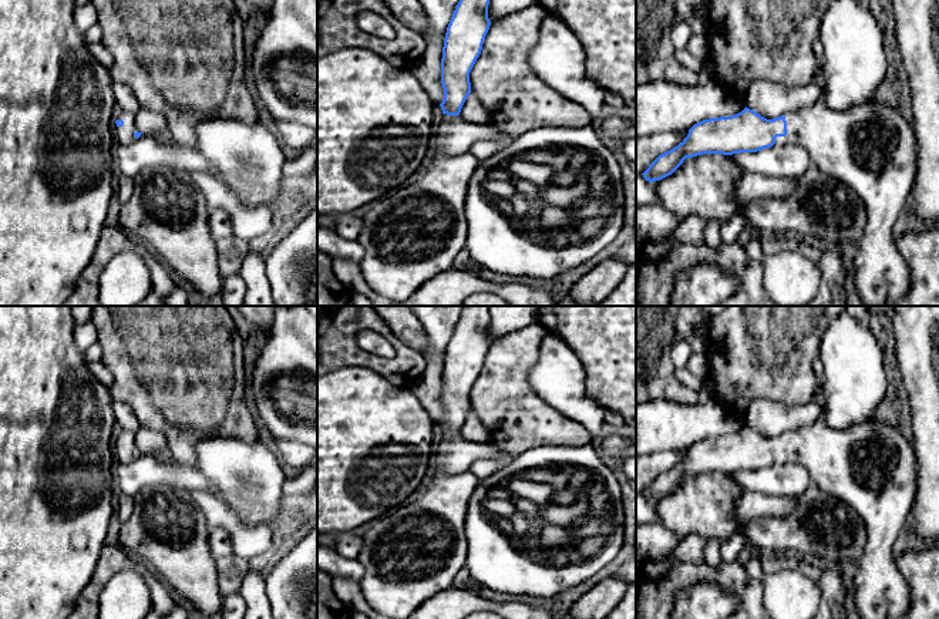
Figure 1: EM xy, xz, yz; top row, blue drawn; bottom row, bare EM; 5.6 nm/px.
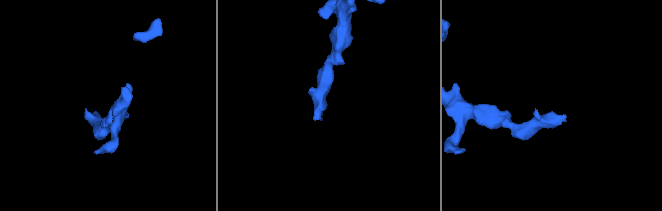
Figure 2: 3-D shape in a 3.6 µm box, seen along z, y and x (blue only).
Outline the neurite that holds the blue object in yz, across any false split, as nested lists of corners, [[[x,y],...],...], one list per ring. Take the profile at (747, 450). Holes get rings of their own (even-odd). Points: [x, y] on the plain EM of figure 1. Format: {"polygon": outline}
{"polygon": [[[819,416],[812,424],[767,438],[750,427],[731,435],[703,438],[673,468],[659,474],[642,492],[650,502],[672,494],[686,477],[703,472],[733,474],[770,467],[780,455],[802,465],[814,492],[829,494],[847,502],[866,527],[866,545],[858,559],[854,601],[862,619],[899,619],[909,612],[909,586],[898,569],[892,548],[915,505],[918,492],[918,460],[913,440],[885,420],[872,418],[835,430]]]}

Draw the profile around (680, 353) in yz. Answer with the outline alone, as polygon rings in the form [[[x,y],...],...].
[[[684,340],[676,343],[672,349],[672,360],[673,360],[674,369],[684,367],[693,353],[694,351],[691,346]]]

